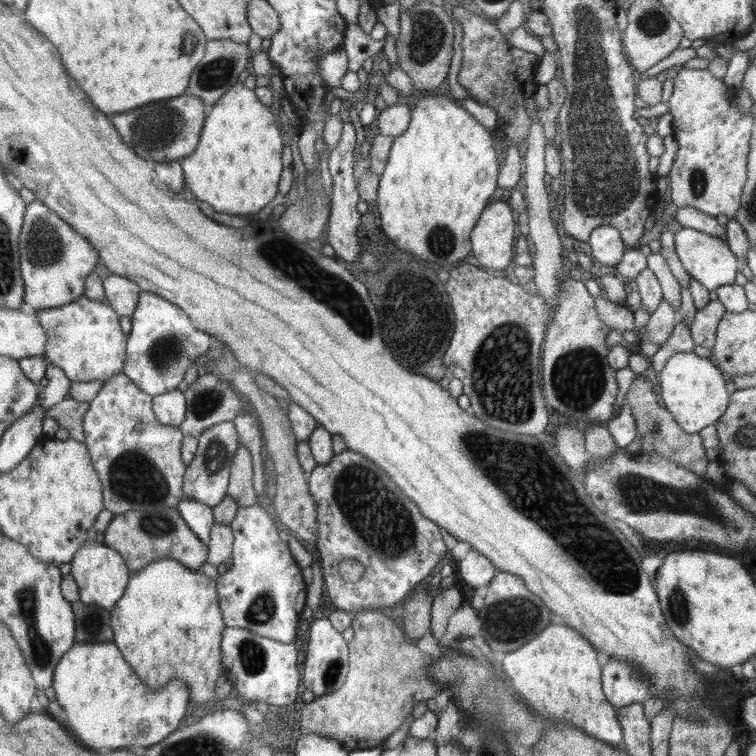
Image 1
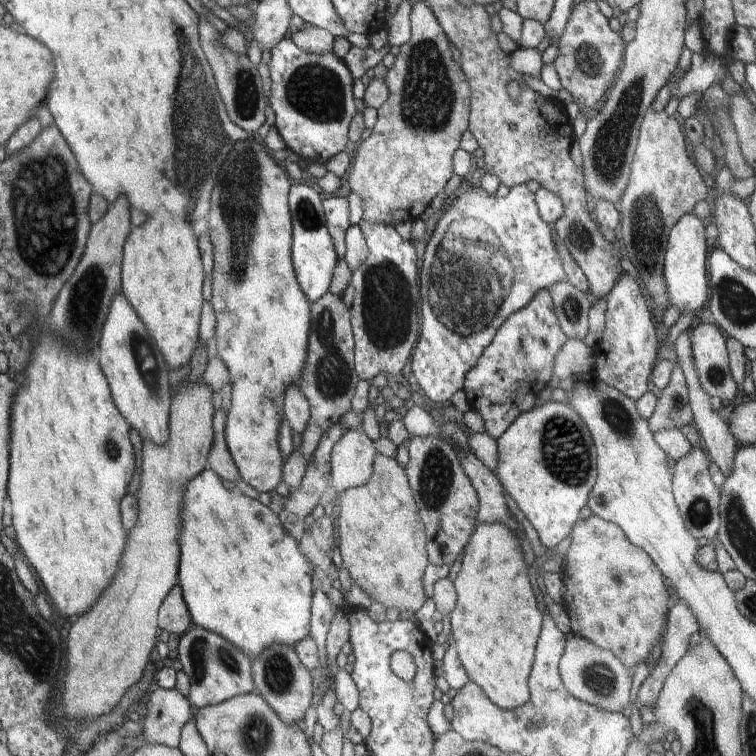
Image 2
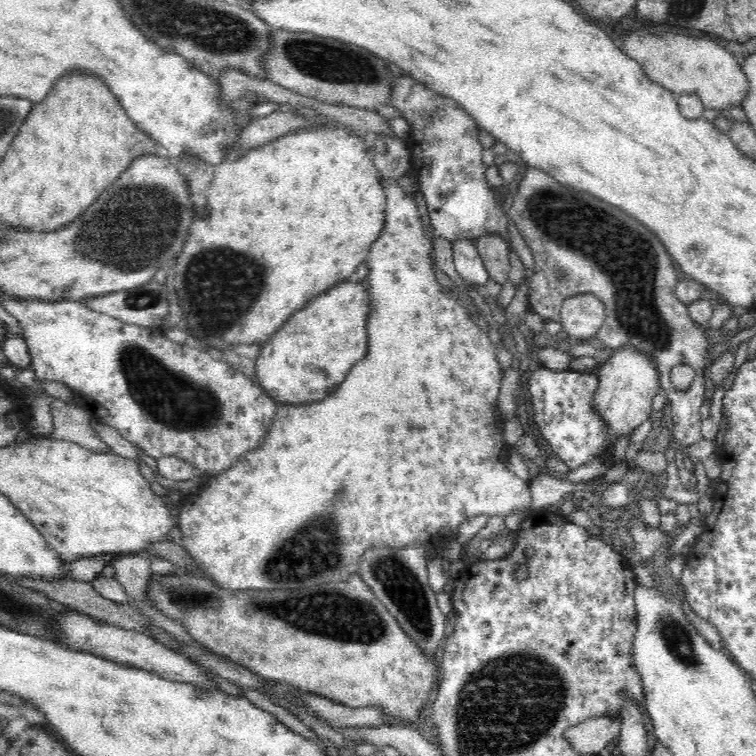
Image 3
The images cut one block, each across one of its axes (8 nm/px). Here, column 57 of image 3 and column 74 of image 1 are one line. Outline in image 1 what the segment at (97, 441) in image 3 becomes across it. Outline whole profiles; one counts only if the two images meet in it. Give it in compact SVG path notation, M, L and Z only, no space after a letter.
M62 399L62 401L54 404L47 412L48 417L54 418L62 429L68 429L70 439L83 442L85 435L83 432L82 414L84 408L82 403L75 399Z

